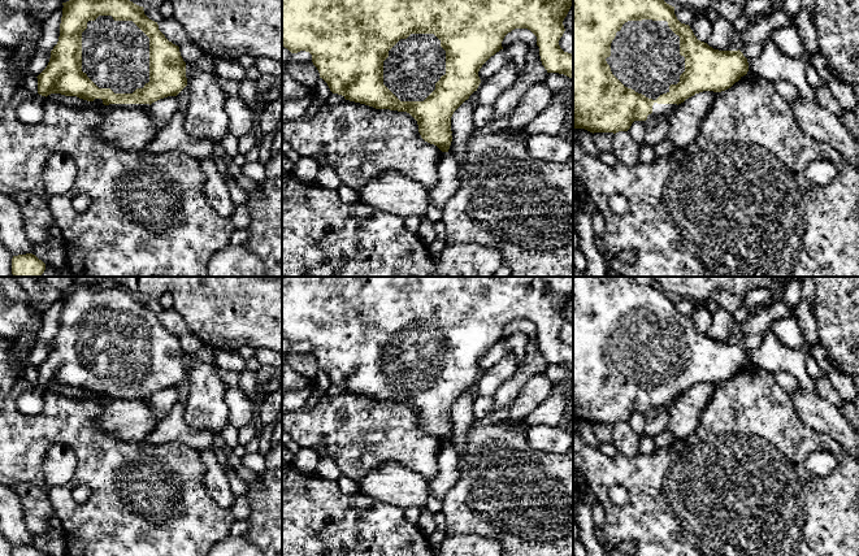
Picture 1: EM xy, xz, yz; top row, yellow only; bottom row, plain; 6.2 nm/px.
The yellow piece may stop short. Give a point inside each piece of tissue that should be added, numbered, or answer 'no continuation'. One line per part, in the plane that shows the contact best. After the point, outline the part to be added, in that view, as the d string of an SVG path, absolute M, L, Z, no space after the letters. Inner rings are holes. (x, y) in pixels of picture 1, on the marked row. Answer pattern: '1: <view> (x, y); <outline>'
1: yz (645, 56); M628 21L616 32L611 43L611 56L606 58L612 74L628 88L656 100L660 95L669 92L671 84L680 82L680 75L685 71L685 57L680 55L680 36L668 26L667 21Z

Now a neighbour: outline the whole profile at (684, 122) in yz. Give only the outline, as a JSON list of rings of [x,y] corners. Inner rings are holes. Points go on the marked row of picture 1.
[[[703,91],[686,99],[668,113],[668,135],[674,149],[685,148],[698,139],[702,121],[706,118],[717,92]]]

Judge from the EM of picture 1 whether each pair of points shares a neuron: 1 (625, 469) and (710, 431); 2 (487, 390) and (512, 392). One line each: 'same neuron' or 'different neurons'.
1: same neuron
2: different neurons

